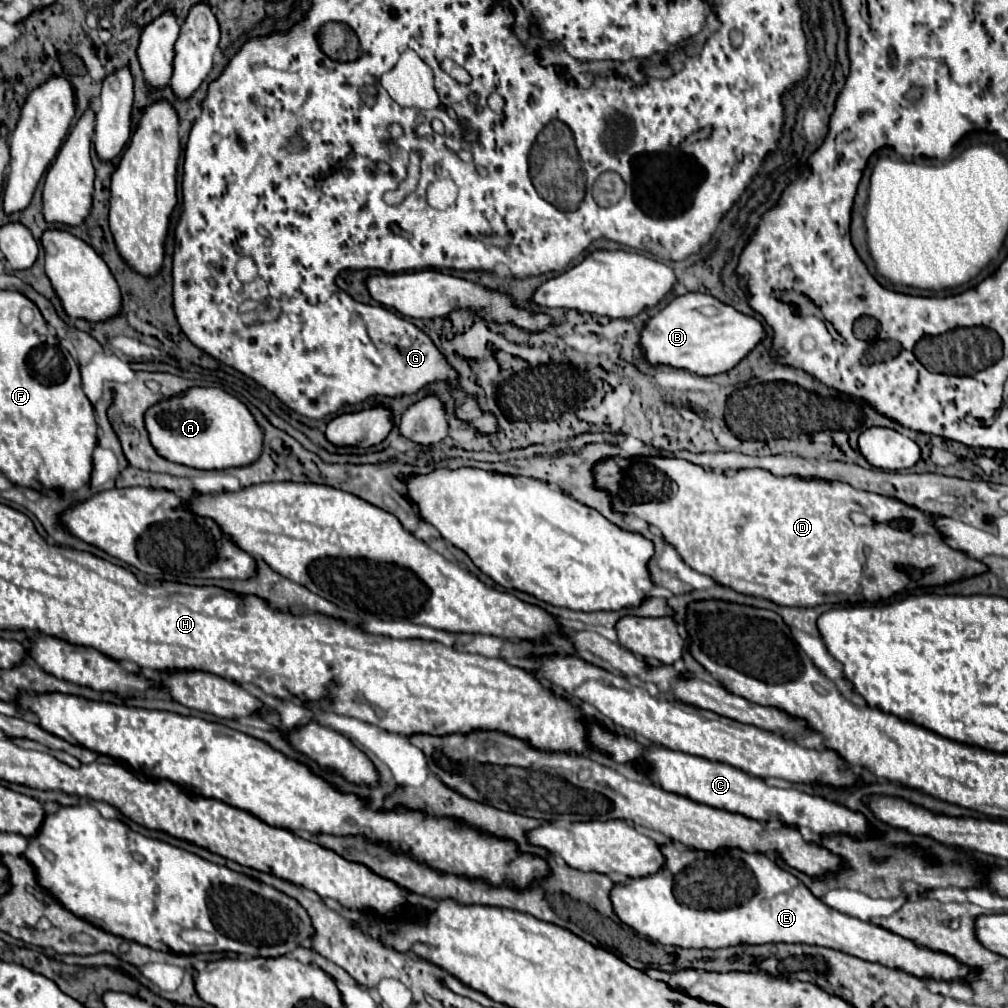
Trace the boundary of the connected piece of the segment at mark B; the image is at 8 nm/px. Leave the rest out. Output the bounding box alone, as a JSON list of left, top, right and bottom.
[640,293,764,375]

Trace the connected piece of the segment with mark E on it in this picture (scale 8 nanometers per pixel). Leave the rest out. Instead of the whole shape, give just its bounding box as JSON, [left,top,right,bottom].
[610,847,972,983]

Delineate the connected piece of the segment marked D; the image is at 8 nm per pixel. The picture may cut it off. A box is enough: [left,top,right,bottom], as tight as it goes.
[594,457,988,607]

